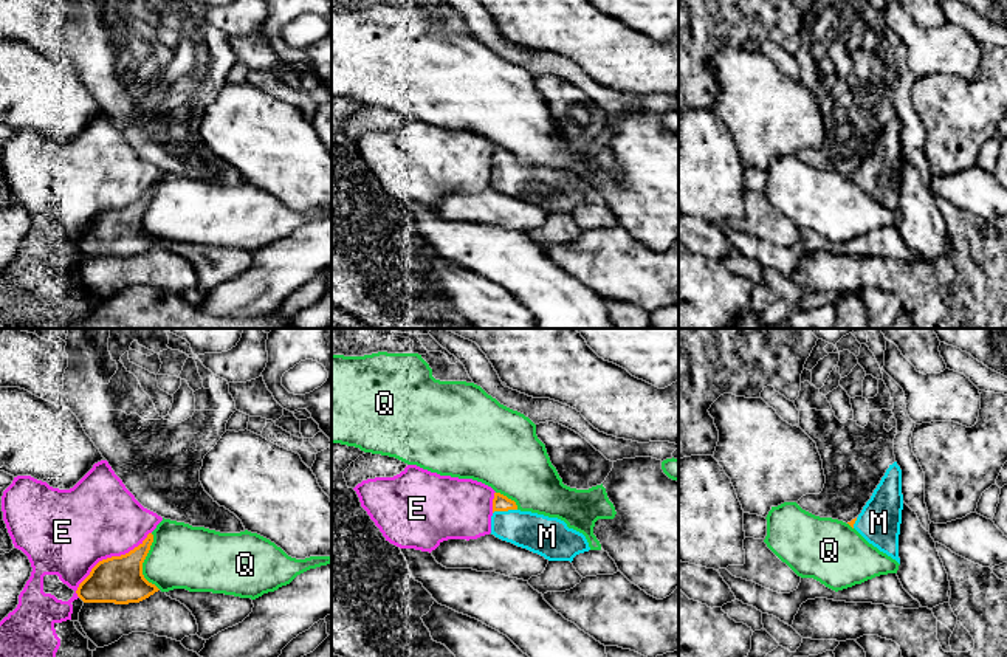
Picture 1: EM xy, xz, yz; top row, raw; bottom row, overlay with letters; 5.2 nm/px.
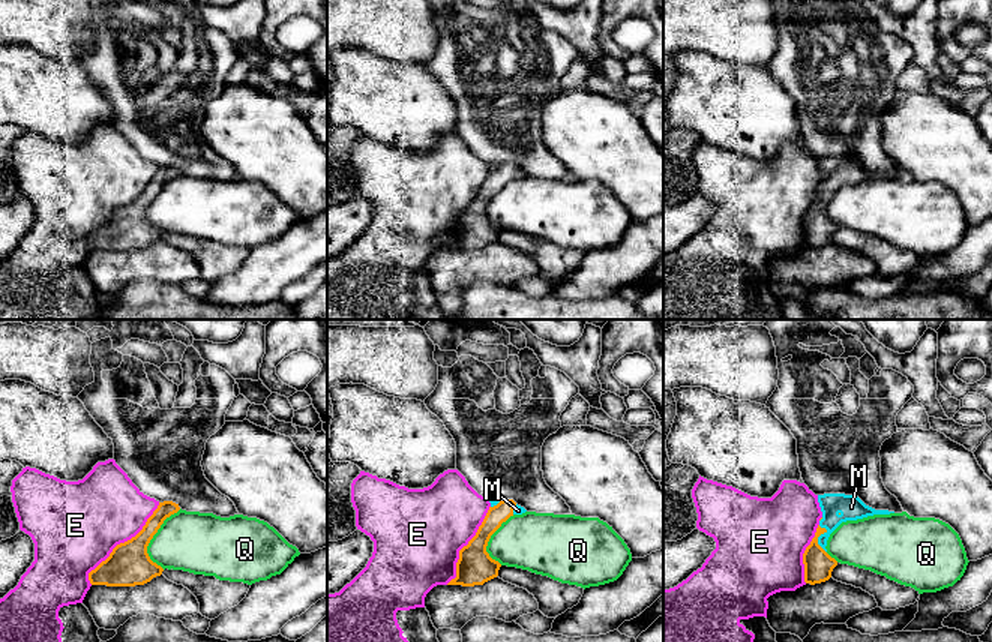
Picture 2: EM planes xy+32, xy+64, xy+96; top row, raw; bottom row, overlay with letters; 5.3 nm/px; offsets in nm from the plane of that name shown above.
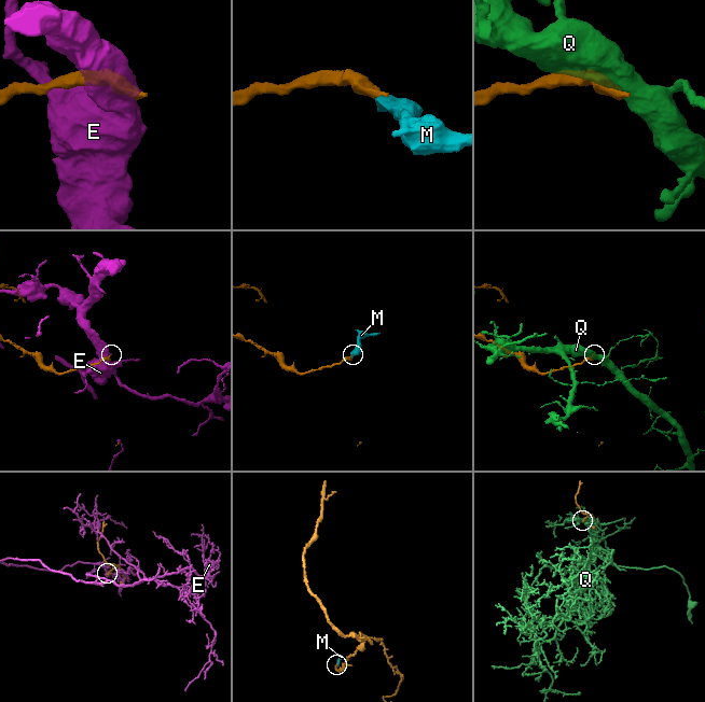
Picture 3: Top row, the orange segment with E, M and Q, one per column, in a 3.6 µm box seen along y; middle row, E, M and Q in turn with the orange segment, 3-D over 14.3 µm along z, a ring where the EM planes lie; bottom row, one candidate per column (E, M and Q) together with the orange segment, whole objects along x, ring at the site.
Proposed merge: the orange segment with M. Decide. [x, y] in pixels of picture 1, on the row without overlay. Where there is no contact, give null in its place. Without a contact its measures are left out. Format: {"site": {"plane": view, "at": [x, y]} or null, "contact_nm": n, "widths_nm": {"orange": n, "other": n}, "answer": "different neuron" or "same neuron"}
{"site": {"plane": "xz", "at": [504, 163]}, "contact_nm": 130, "widths_nm": {"orange": 90, "other": 200}, "answer": "same neuron"}

